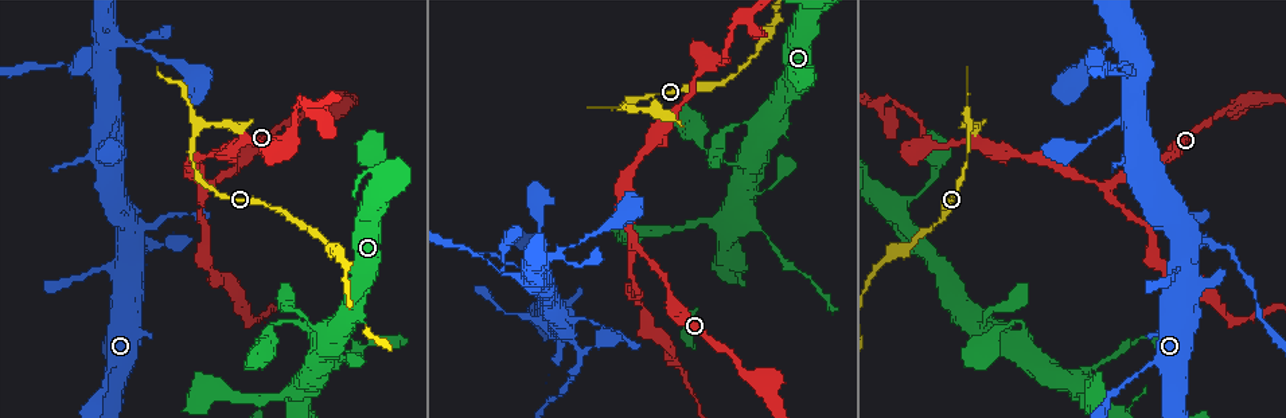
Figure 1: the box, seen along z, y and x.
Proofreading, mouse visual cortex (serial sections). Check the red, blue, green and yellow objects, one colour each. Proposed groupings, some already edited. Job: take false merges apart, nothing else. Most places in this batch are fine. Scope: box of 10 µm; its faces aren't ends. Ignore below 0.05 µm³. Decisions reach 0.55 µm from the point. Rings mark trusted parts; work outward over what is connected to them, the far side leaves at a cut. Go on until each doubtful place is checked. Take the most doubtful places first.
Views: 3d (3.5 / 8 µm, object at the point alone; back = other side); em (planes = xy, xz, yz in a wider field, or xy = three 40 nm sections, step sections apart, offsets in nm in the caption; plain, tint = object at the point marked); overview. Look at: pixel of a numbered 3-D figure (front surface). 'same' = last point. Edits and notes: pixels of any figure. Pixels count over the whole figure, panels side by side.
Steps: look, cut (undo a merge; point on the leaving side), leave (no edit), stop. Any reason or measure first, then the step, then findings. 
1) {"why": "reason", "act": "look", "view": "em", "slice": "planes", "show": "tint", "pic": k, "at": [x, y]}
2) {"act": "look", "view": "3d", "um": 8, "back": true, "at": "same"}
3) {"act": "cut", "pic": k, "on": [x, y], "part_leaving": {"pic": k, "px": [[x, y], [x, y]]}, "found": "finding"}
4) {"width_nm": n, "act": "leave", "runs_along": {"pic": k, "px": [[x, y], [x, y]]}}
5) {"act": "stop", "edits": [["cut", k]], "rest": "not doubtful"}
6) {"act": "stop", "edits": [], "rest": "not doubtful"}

{"why": "branch point", "act": "look", "view": "3d", "um": 8, "pic": 1, "at": [509, 275]}

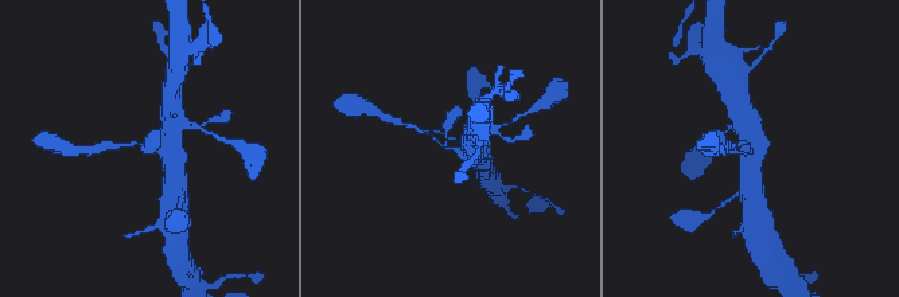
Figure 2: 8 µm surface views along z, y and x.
{"act": "look", "view": "3d", "um": 3.5, "at": "same"}

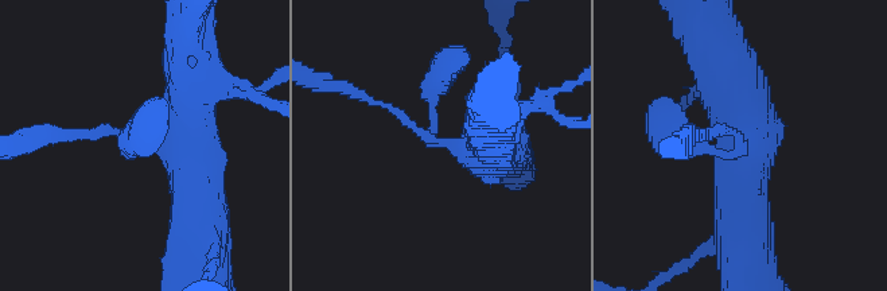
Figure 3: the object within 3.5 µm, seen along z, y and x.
{"act": "leave", "runs_along": {"pic": 3, "px": [[500, 142], [430, 139], [446, 70]]}, "found": "one cell here"}

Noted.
{"why": "sharp bend", "act": "look", "view": "3d", "um": 3.5, "back": true, "pic": 1, "at": [197, 127]}

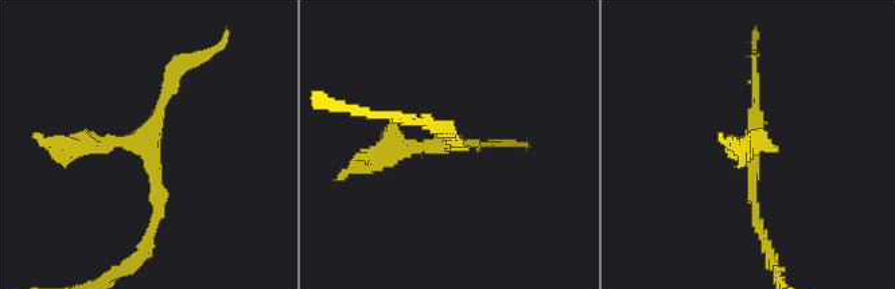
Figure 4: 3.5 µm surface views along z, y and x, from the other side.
{"act": "look", "view": "em", "slice": "xy", "step": 2, "show": "tint", "pic": 4, "at": [149, 153]}

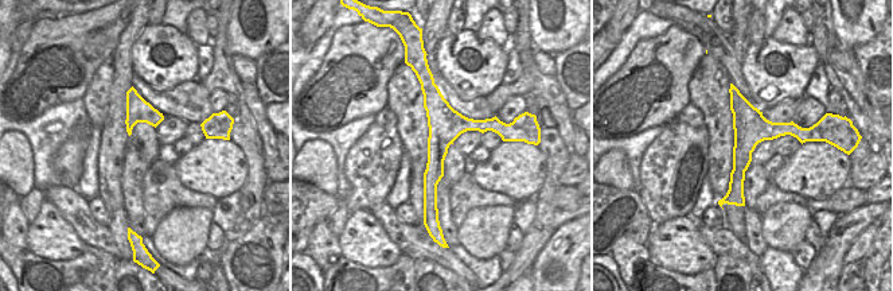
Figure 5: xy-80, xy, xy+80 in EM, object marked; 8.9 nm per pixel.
{"width_nm": 320, "act": "leave", "runs_along": {"pic": 4, "px": [[766, 239], [751, 202], [751, 140], [738, 148]]}, "found": "one cell here"}

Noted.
{"why": "arms part here", "act": "look", "view": "3d", "um": 3.5, "pic": 1, "at": [1109, 184]}

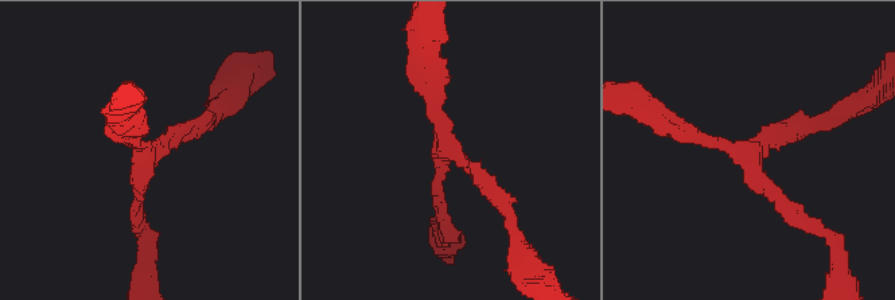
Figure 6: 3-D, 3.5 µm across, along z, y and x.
{"arms": 3, "arm_widths_nm": [150, 200, 200], "act": "look", "view": "em", "slice": "planes", "show": "tint", "pic": 6, "at": [450, 151]}

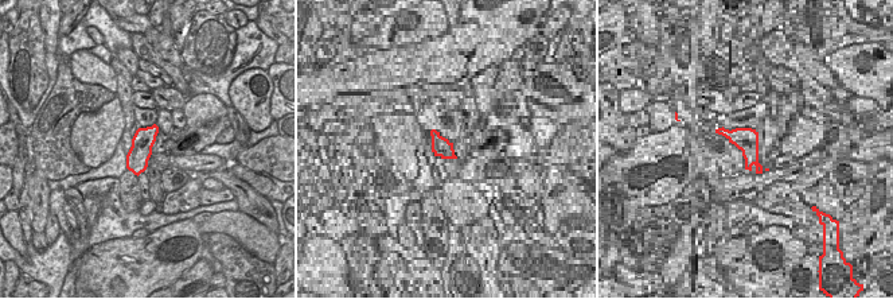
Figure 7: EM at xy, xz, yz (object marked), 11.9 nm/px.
{"act": "leave", "runs_along": {"pic": 6, "px": [[509, 215], [451, 154], [431, 77]]}, "found": "all the same cell"}

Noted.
{"why": "abrupt turn", "act": "look", "view": "3d", "um": 8, "pic": 1, "at": [271, 145]}

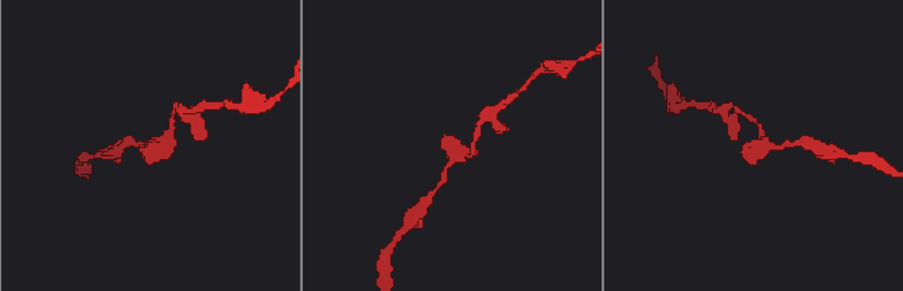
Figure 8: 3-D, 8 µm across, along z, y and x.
{"act": "look", "view": "em", "slice": "xy", "step": 3, "show": "tint", "at": "same"}

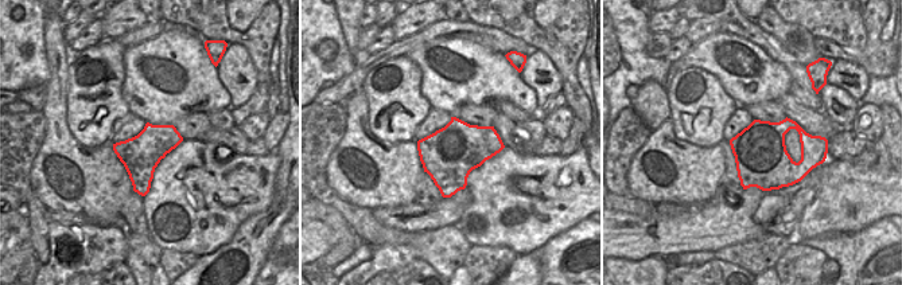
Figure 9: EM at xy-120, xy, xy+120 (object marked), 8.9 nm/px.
{"act": "leave", "found": "continuous, no second cell"}

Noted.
{"act": "stop", "edits": [], "rest": "not doubtful"}

